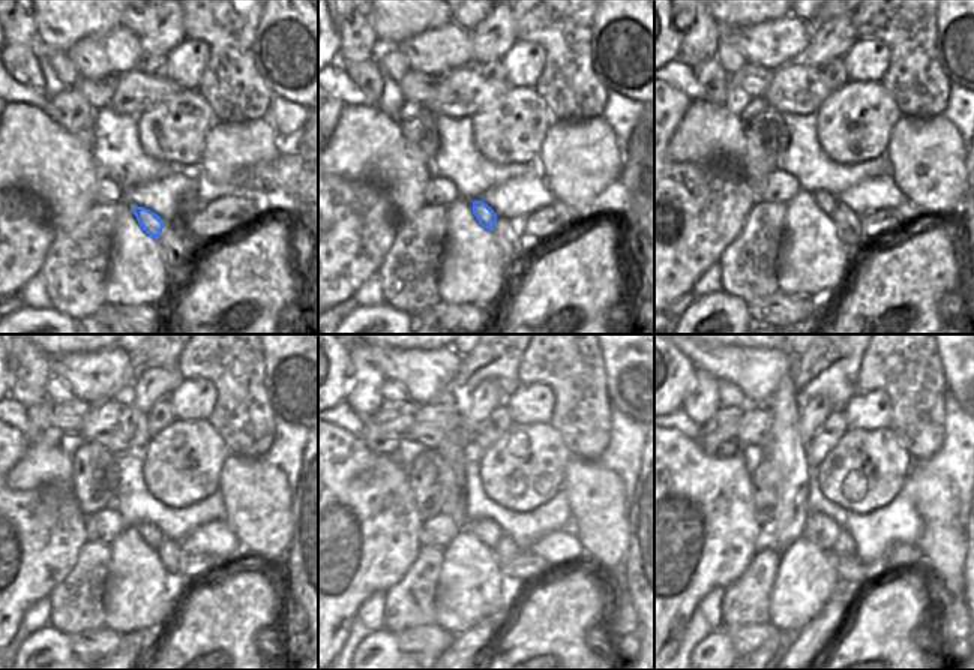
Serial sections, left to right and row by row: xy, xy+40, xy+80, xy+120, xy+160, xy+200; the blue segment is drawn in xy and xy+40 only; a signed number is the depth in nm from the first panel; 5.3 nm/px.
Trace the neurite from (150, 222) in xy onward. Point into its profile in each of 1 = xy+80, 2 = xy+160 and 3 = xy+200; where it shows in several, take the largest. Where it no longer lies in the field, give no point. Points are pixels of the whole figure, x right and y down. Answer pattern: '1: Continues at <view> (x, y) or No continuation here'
1: Continues at xy+80 (827, 203)
2: Continues at xy+160 (488, 532)
3: Continues at xy+200 (821, 529)

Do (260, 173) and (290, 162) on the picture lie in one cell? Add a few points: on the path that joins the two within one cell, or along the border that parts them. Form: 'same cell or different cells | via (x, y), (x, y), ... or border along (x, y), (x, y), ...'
same cell | via (267, 173), (279, 173), (282, 170)

